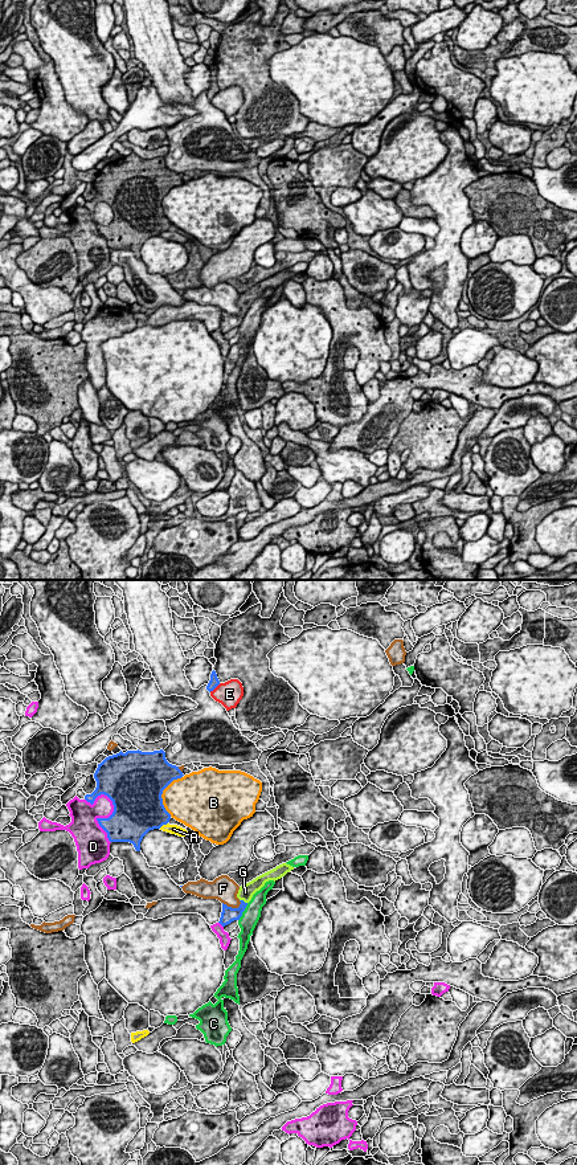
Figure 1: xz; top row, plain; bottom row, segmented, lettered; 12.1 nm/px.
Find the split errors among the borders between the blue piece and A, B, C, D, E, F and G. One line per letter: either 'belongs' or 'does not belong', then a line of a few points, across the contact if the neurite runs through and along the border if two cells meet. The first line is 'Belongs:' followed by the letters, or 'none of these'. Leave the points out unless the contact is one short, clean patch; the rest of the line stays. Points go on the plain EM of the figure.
Belongs: G
A: does not belong
B: does not belong
C: does not belong
D: does not belong
E: does not belong
F: does not belong
G: belongs; line xz (228, 322), (242, 307), (245, 299)

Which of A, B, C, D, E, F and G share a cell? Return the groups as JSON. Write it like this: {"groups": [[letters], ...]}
{"groups": [["A"], ["B"], ["C"], ["D"], ["E"], ["F"], ["G"]]}

